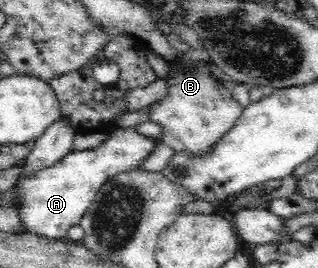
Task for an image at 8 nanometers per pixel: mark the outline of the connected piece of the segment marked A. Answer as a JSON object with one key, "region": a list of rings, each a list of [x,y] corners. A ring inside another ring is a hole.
{"region":[[[116,127],[108,138],[98,147],[88,150],[73,149],[52,167],[38,171],[30,179],[20,179],[16,188],[20,194],[22,207],[18,217],[25,224],[28,233],[48,240],[60,240],[67,237],[70,227],[79,225],[83,213],[92,205],[99,189],[120,173],[130,173],[138,168],[144,159],[161,143],[136,131],[135,128]]]}

